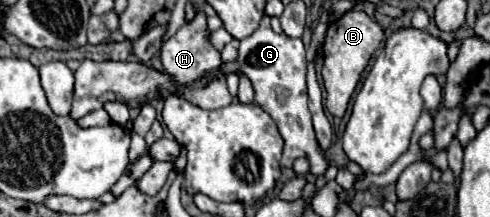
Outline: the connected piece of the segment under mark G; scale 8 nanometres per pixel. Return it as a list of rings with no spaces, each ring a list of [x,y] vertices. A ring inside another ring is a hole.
[[[263,16],[261,26],[253,32],[253,36],[247,36],[241,40],[237,60],[221,62],[219,72],[223,76],[243,74],[251,80],[255,90],[255,102],[275,120],[285,140],[281,166],[291,168],[295,158],[305,156],[315,176],[321,176],[327,170],[327,160],[325,160],[325,154],[319,150],[315,130],[311,124],[311,112],[307,108],[307,86],[305,86],[307,62],[305,62],[305,46],[301,38],[275,34],[271,28],[271,18]]]

